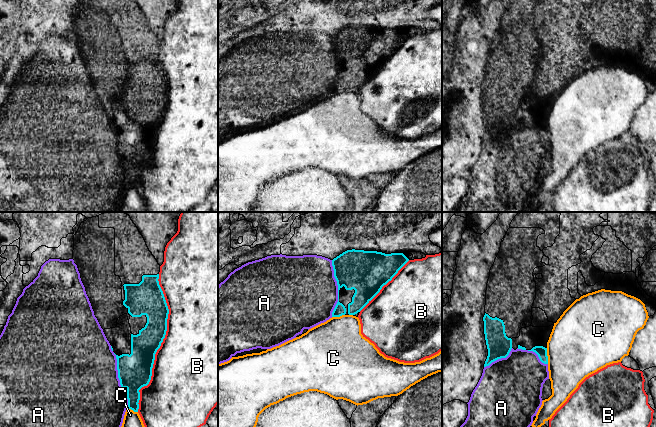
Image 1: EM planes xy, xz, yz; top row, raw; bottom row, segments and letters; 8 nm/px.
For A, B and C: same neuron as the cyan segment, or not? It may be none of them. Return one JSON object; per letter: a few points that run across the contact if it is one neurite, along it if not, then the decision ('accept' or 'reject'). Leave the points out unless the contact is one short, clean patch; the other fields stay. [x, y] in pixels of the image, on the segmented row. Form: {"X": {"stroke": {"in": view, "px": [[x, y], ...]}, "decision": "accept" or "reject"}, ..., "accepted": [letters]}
{"A": {"decision": "reject"}, "B": {"decision": "reject"}, "C": {"decision": "reject"}, "accepted": []}

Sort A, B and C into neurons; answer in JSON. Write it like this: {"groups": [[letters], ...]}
{"groups": [["A"], ["B"], ["C"]]}

